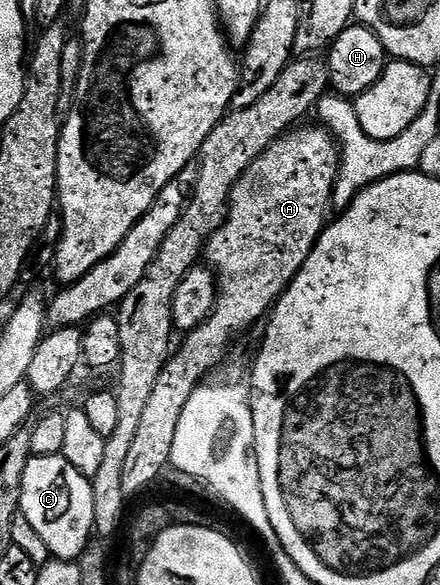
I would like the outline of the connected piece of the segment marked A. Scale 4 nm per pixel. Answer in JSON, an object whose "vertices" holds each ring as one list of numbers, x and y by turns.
{"vertices":[[308,125,297,126,281,135,252,162,250,169,246,169,244,176,234,185,228,205,228,218,208,238,206,263,218,280,216,308,201,327,195,327,183,336,184,344,175,348,162,373,158,373,158,381,154,381,154,389,146,401,138,433,134,436,134,445,126,457,126,465,122,468,122,493,126,497,146,490,163,473,164,466,167,468,171,464,174,433,178,433,178,417,182,417,182,409,186,409,190,393,194,393,211,376,208,374,223,361,224,354,228,351,228,339,242,334,260,318,263,320,276,306,276,300,292,284,293,277,302,269,306,257,310,257,314,245,329,222,328,211,333,210,334,185,340,175,340,145,327,127,304,126]]}

